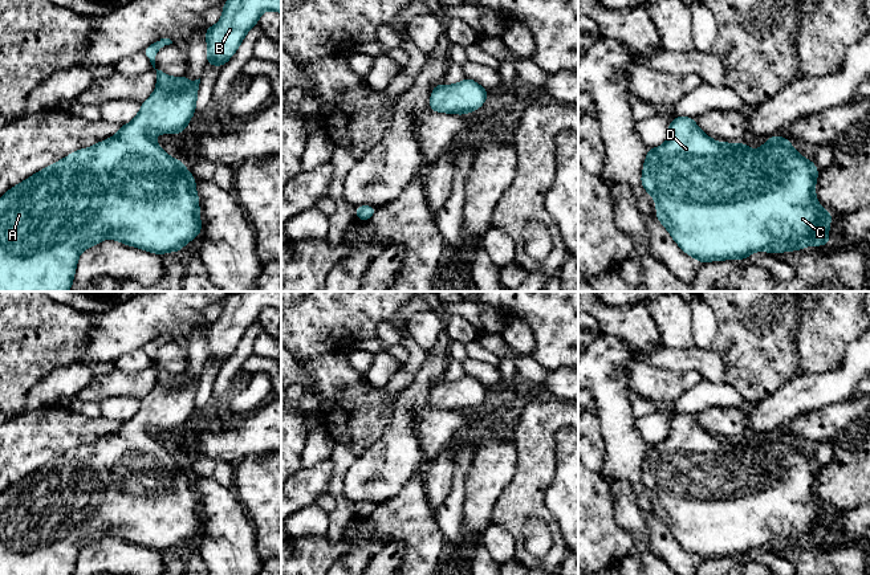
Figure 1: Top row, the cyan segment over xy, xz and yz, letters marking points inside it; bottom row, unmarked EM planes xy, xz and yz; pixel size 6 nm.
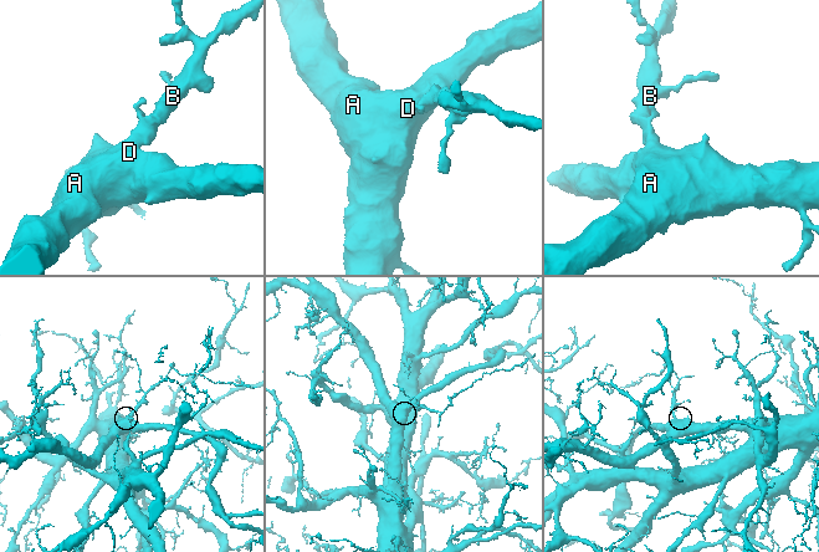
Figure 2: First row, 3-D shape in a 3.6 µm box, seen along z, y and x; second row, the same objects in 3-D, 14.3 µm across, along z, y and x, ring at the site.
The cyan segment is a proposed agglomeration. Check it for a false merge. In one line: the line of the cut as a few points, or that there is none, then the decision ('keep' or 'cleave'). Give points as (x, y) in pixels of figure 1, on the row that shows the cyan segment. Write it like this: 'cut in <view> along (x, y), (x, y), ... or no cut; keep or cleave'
no cut; keep

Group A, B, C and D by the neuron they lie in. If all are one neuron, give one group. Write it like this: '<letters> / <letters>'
A B C D

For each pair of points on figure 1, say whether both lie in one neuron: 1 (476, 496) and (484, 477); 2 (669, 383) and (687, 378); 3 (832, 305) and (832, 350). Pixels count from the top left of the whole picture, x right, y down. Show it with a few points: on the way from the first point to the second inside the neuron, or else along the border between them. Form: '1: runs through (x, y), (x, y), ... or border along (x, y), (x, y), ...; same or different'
1: runs through (480, 492), (484, 481); same
2: runs through (673, 383), (683, 380); same
3: runs through (832, 315), (832, 339); same

